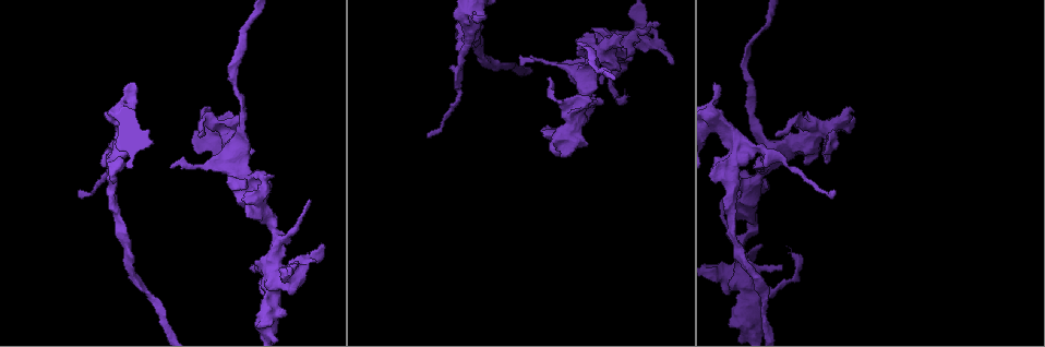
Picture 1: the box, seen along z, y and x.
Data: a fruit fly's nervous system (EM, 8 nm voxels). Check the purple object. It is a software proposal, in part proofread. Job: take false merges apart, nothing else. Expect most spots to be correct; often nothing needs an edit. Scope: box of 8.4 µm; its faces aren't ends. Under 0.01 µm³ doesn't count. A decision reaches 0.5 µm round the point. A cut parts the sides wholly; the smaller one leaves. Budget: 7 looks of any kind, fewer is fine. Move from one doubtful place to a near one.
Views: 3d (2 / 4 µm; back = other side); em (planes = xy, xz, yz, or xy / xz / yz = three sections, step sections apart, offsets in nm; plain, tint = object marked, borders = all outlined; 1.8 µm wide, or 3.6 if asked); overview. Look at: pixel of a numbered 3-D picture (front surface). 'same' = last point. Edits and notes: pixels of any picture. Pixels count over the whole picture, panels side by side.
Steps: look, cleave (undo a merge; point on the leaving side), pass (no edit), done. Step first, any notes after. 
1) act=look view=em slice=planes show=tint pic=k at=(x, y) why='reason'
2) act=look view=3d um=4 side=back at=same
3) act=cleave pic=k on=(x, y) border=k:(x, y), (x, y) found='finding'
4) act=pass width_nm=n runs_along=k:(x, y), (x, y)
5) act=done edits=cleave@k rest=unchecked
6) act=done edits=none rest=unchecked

act=look view=em slice=yz step=4 show=borders pic=1 at=(471, 38) why='sudden change in width'

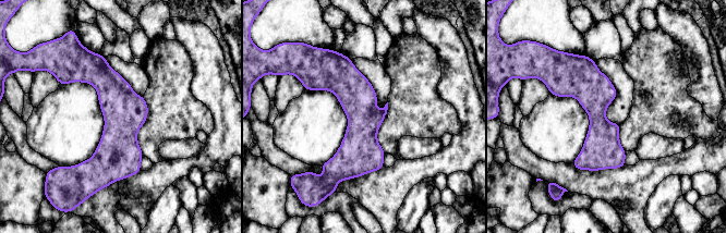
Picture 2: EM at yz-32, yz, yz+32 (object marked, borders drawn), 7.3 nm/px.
act=pass found='all the same cell'

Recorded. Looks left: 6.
act=look view=em um=3.6 slice=yz step=16 show=tint pic=1 at=(815, 131) why='arms run side by side'

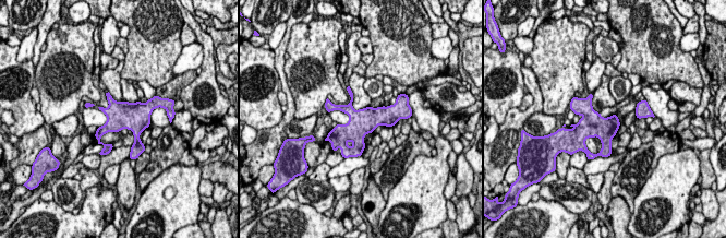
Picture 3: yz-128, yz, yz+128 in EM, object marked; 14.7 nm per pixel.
act=look view=em um=3.6 slice=planes show=tint at=same

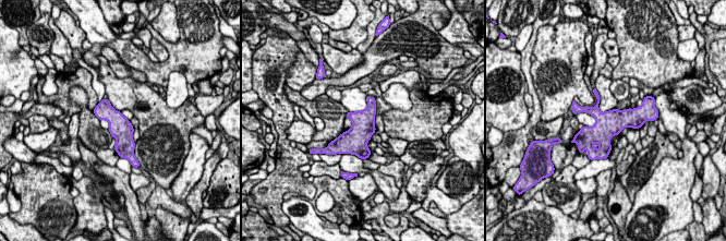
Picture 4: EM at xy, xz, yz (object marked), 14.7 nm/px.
act=pass found='all the same cell'

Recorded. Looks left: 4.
act=look view=em slice=planes show=tint pic=1 at=(274, 283) why='looks like a crossing'

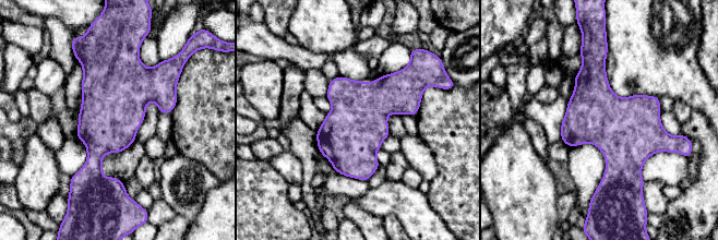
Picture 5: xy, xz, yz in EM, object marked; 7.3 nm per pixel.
act=pass width_nm=460 found='continuous, no second cell'

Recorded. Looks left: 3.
act=done edits=none rest=unchecked

